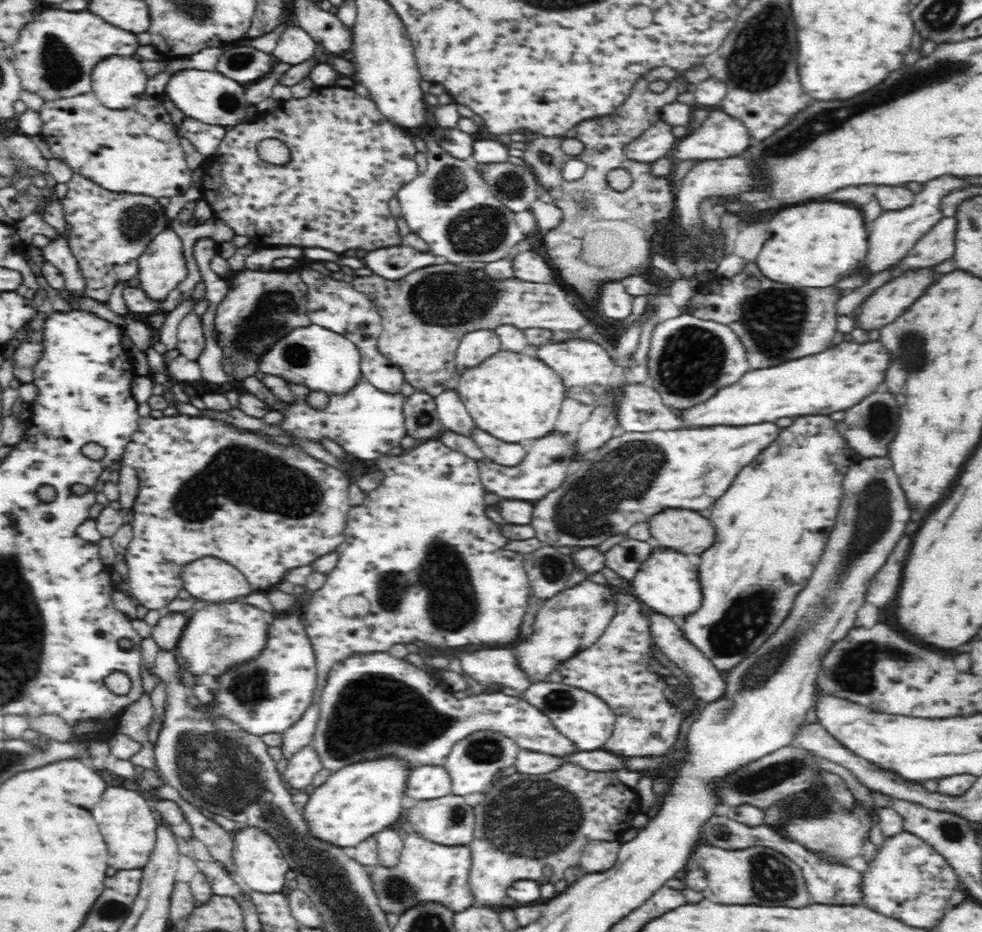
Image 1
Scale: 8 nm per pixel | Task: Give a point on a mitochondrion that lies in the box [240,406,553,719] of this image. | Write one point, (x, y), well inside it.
(451, 602)

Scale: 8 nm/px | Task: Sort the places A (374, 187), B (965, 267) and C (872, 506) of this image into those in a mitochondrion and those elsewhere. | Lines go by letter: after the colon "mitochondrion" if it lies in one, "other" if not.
A: other
B: other
C: mitochondrion

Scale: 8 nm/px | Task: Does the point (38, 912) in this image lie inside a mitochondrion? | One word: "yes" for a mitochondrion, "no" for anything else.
no

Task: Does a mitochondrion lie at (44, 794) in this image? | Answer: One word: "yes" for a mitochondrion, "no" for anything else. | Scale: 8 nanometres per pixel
no

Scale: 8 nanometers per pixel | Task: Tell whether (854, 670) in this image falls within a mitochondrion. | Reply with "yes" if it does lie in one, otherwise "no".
yes

